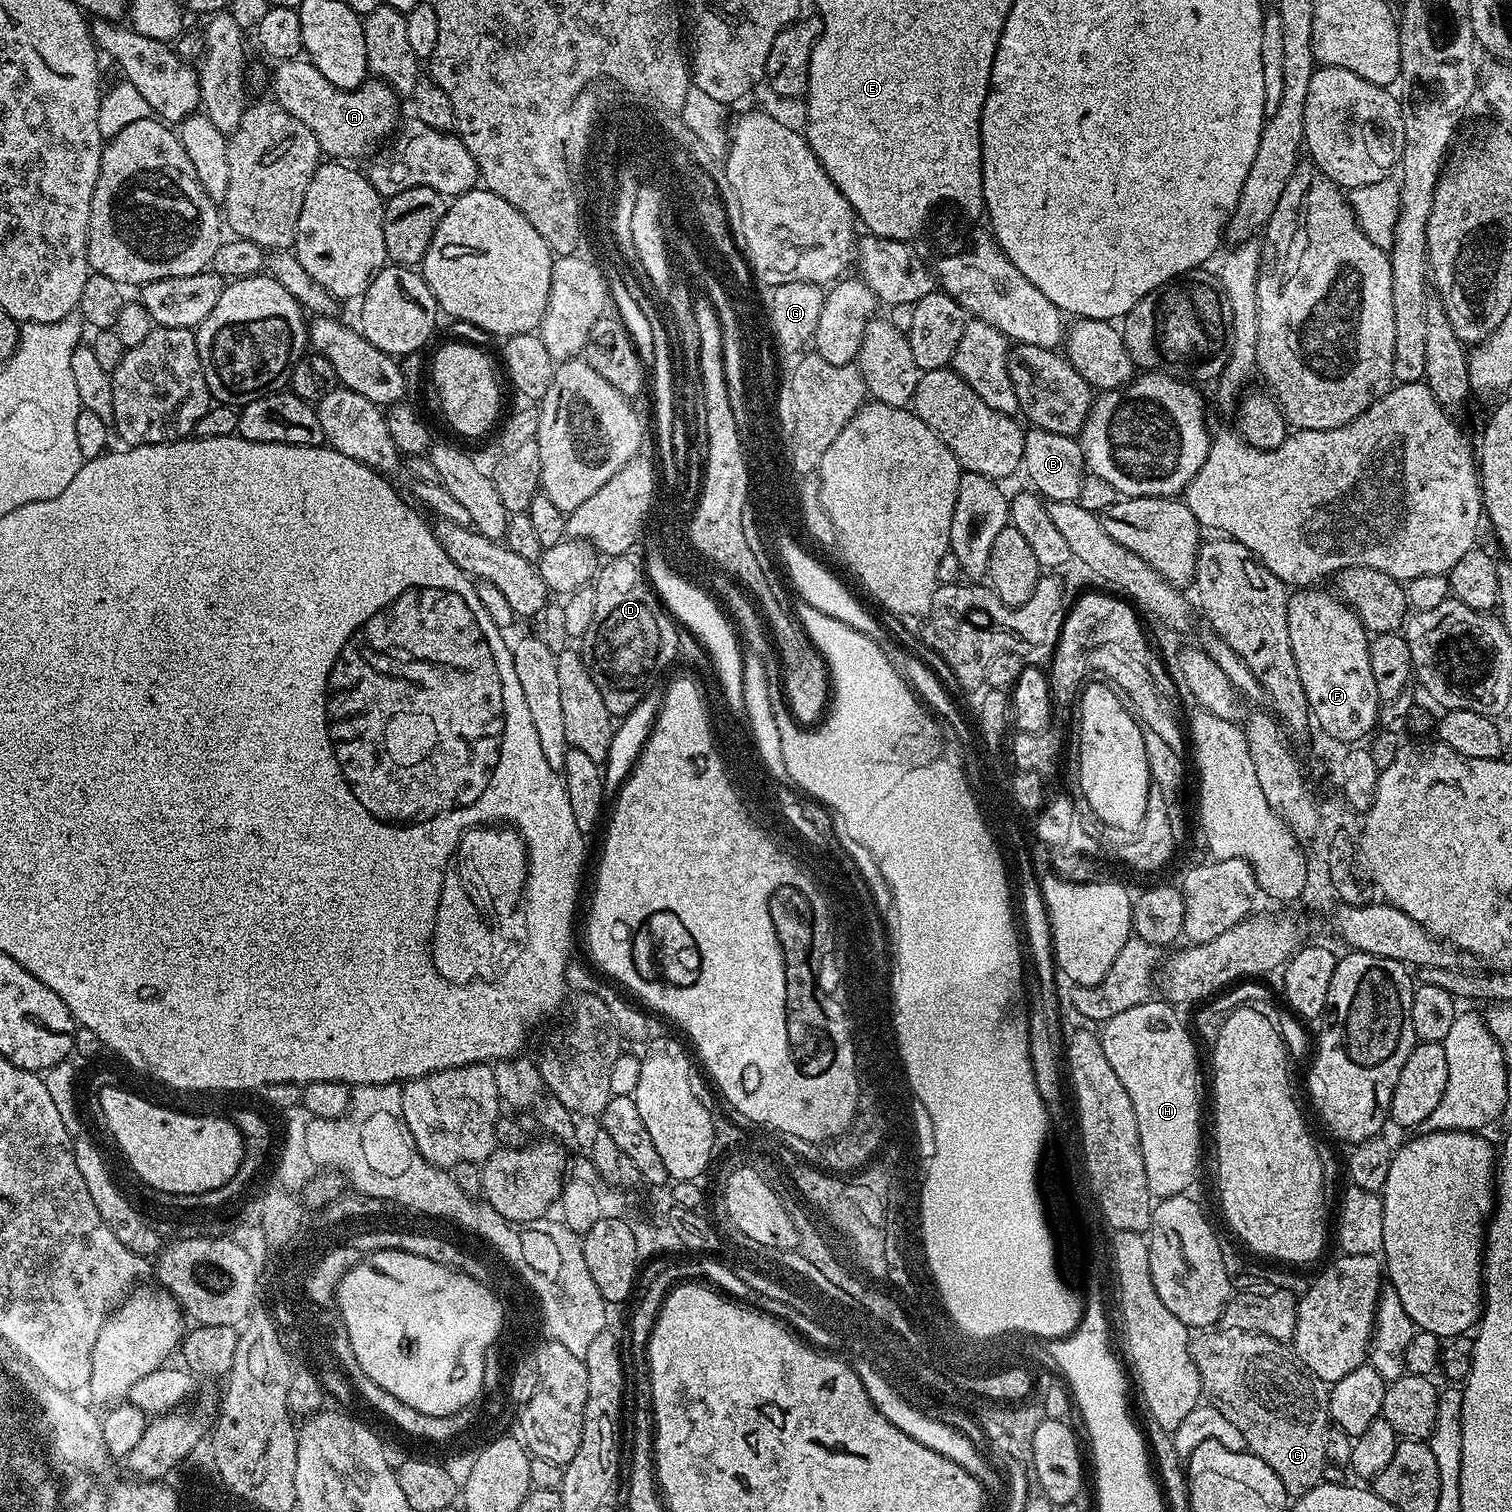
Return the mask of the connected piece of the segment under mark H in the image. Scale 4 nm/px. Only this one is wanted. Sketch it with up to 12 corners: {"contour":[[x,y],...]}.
{"contour":[[1156,999],[1099,1038],[1134,1102],[1146,1182],[1185,1195],[1200,1168],[1200,1064]]}

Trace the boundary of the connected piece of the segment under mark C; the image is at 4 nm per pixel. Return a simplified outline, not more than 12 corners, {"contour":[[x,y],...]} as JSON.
{"contour":[[1283,1340],[1190,1344],[1200,1387],[1289,1497],[1324,1480],[1329,1385]]}

